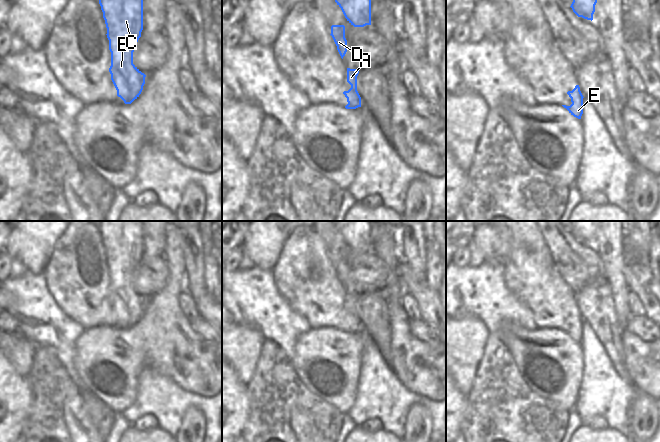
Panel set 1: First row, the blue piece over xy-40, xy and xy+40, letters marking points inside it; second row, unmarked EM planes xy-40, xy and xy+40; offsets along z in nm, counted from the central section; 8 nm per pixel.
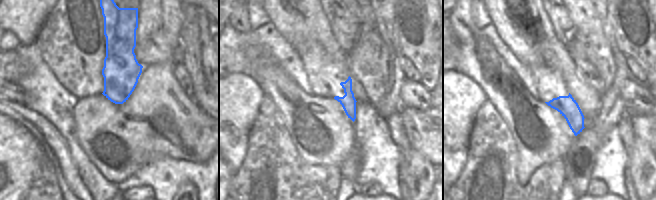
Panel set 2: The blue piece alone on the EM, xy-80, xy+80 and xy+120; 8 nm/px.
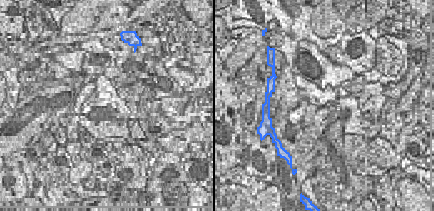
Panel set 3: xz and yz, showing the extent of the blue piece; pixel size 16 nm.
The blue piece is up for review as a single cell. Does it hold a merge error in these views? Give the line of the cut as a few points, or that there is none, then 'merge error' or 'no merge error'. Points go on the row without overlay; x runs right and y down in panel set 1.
cut xy (351, 309), (360, 322); merge error

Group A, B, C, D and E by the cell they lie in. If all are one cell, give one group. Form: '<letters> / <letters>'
A B C D / E

